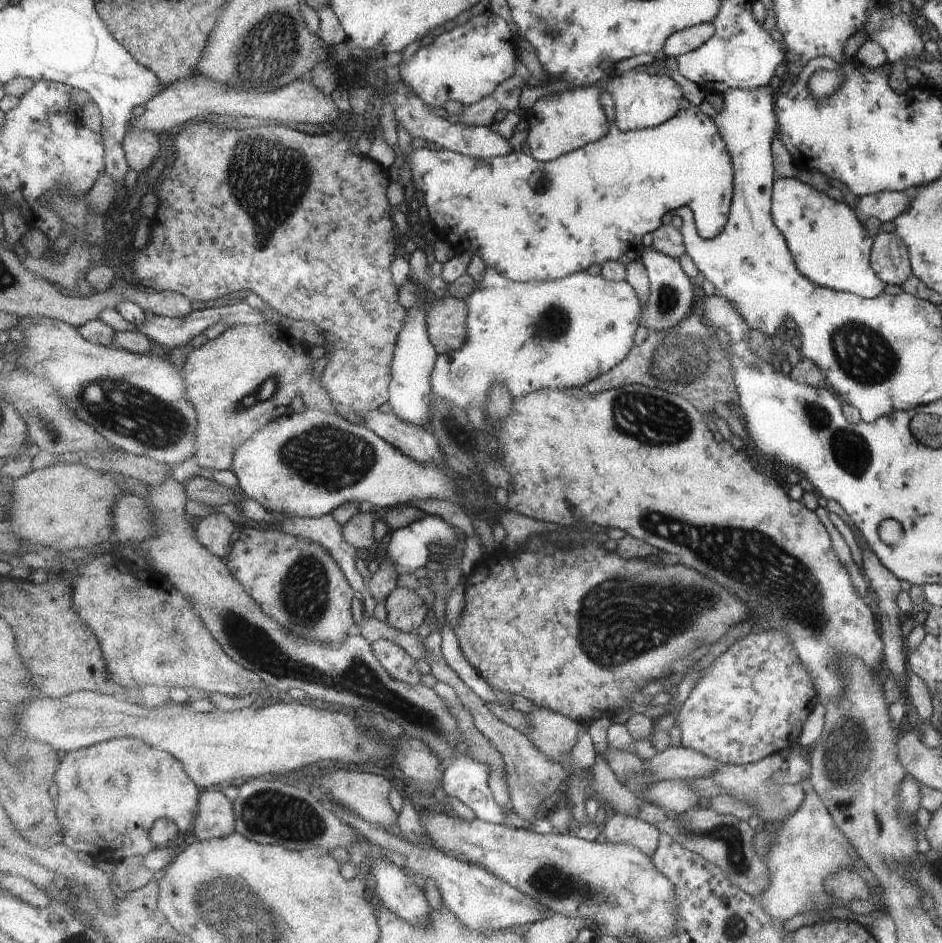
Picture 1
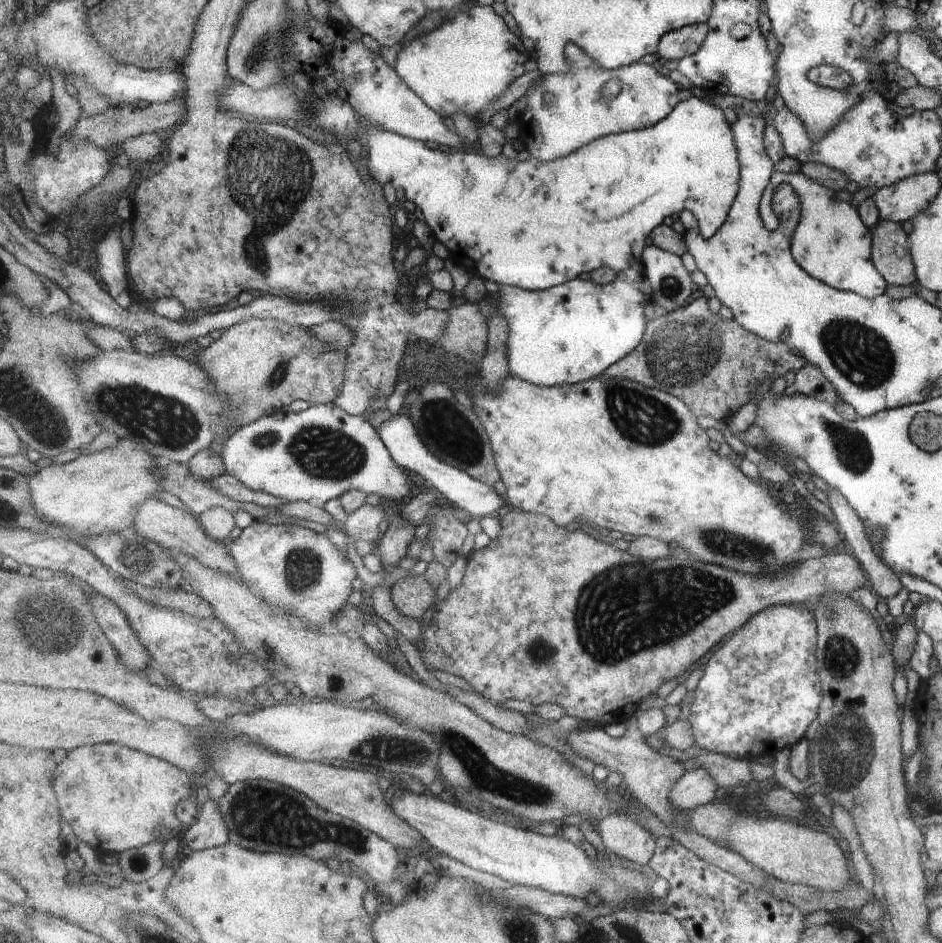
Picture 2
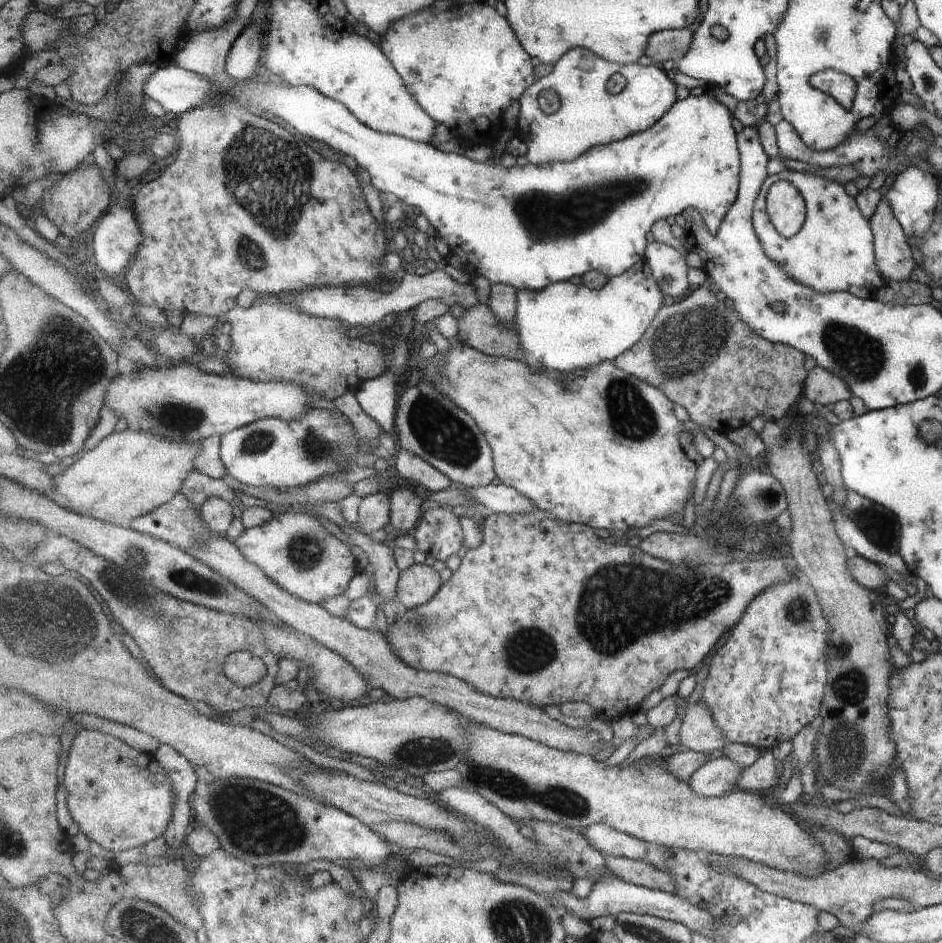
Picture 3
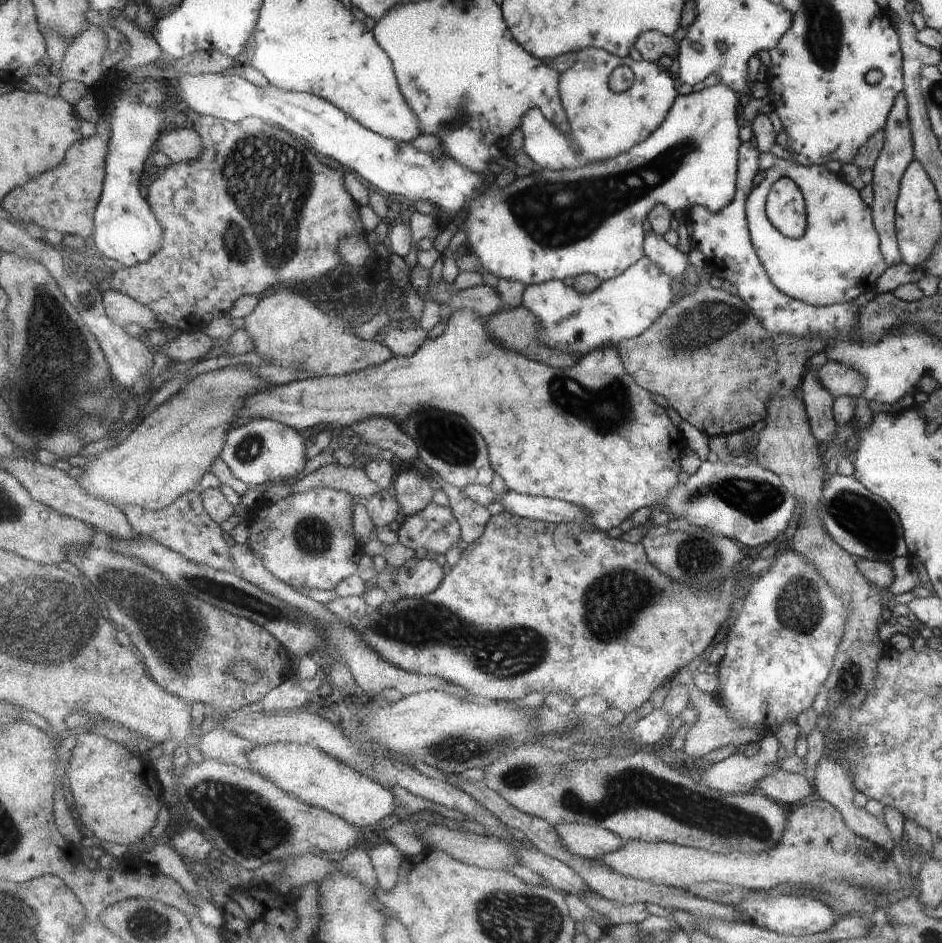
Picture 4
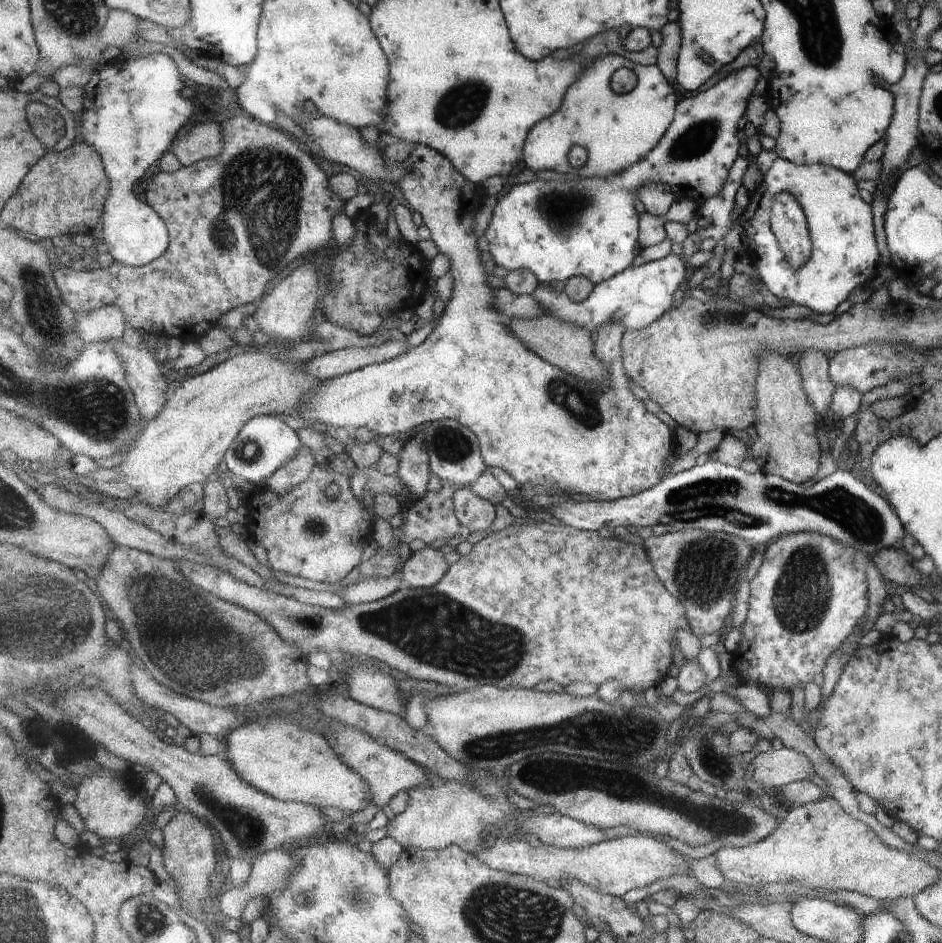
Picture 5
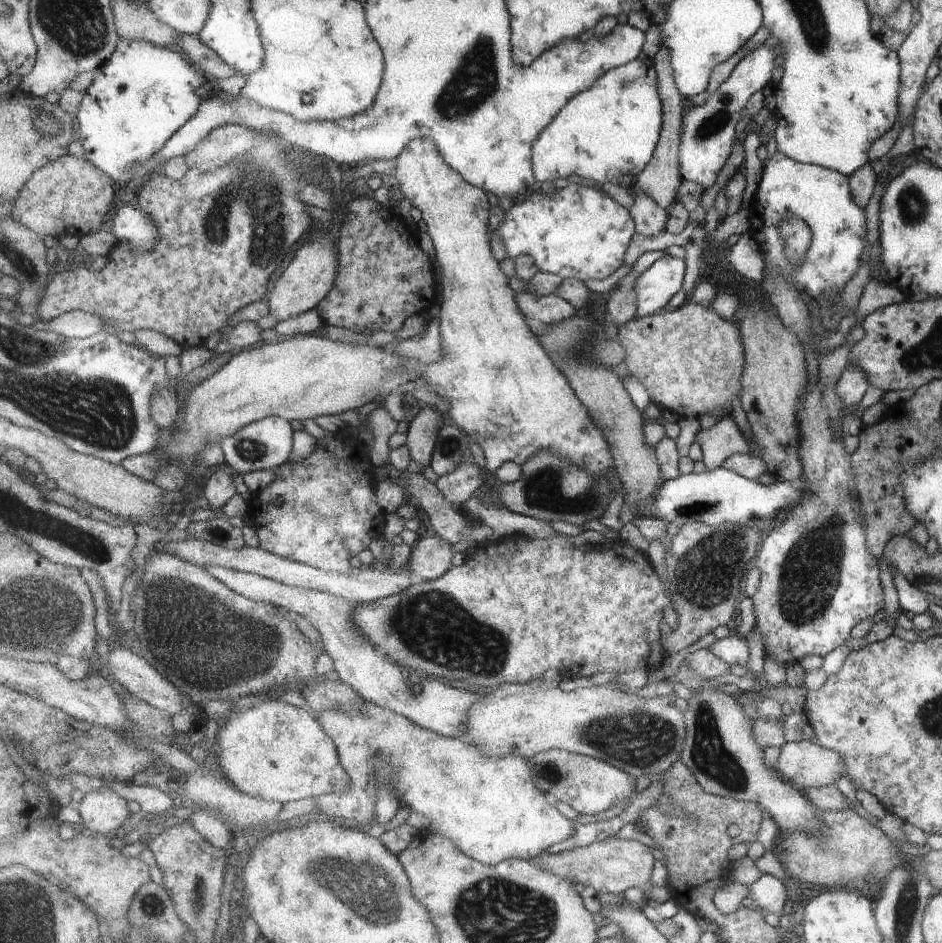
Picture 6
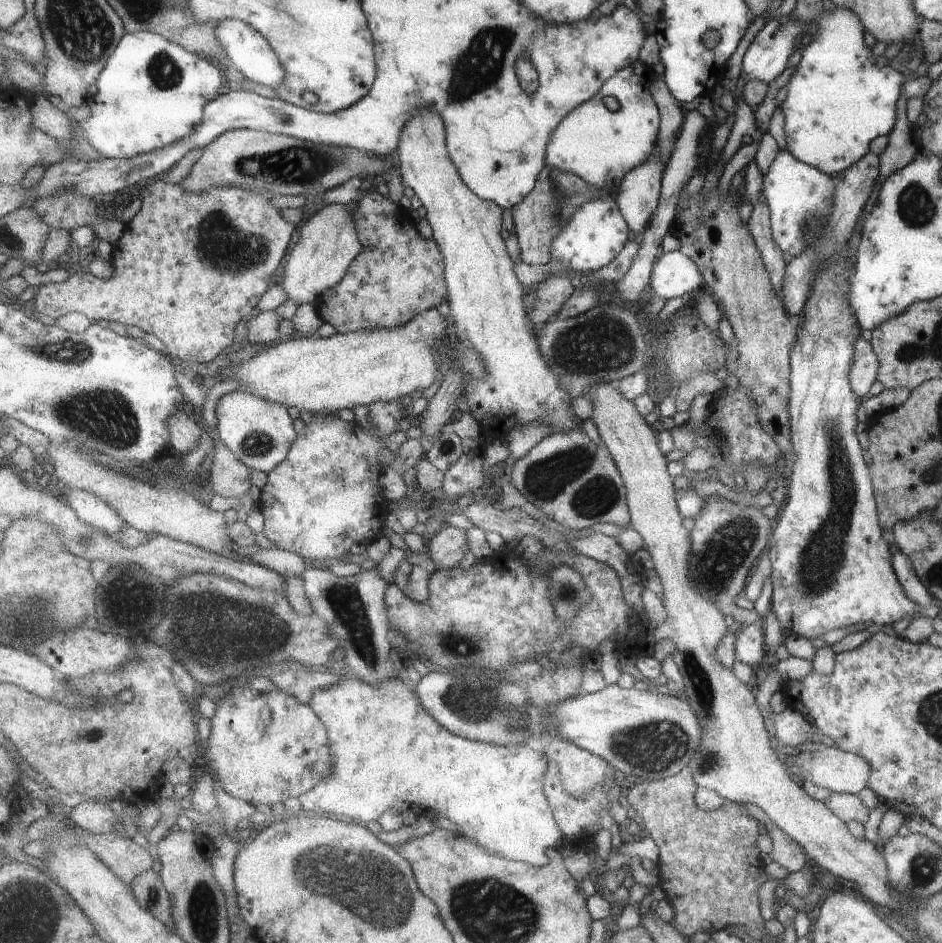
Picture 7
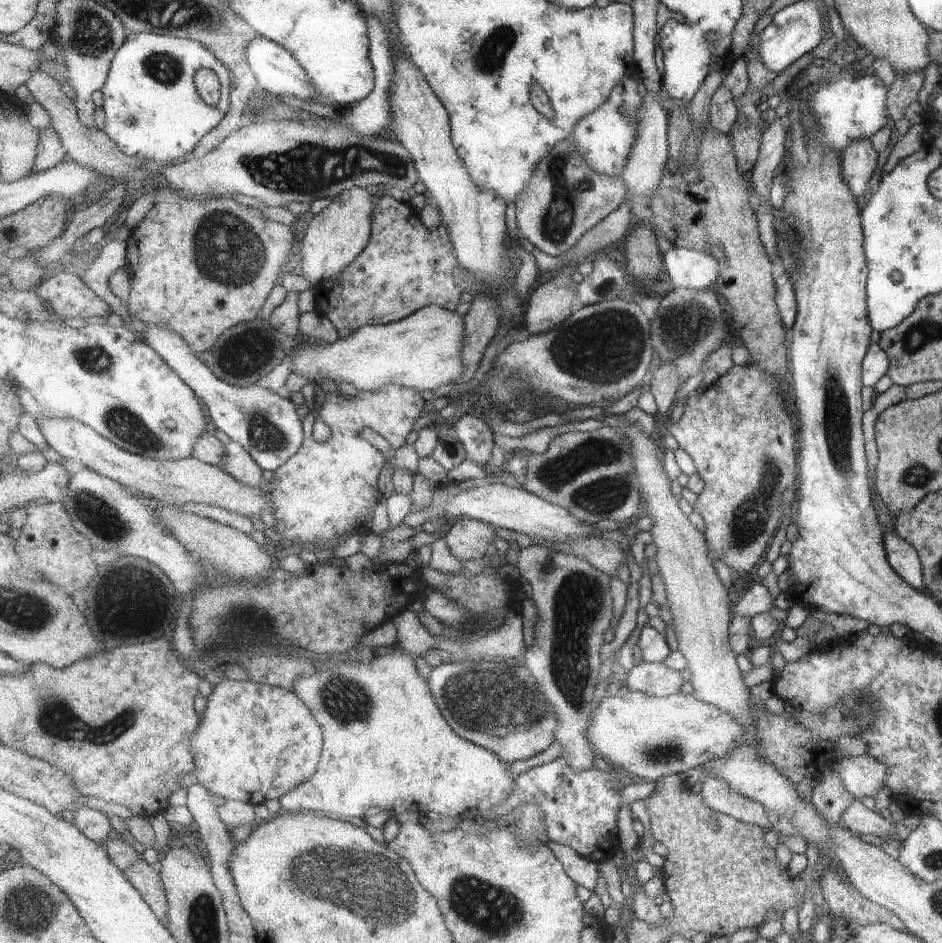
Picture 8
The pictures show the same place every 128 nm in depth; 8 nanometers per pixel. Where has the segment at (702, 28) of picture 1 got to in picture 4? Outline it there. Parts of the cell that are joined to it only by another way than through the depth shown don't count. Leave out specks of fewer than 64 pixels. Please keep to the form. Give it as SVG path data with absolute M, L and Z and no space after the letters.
M649 31L641 34L637 40L636 49L642 55L642 58L651 62L658 63L659 58L666 56L669 59L678 58L679 46L677 38L667 36L657 31Z

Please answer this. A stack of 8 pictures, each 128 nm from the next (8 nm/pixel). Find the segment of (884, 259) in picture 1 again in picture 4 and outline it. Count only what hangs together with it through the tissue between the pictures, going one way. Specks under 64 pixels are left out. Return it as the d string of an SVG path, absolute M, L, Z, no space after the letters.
M900 91L893 101L890 111L887 113L885 124L883 125L883 144L878 157L872 166L872 186L873 198L870 204L870 214L873 228L877 232L878 246L881 256L887 267L901 262L897 243L895 242L895 231L893 228L893 216L895 200L898 194L898 184L907 165L914 159L912 154L911 136L909 132L909 122L907 122L907 102L905 96Z

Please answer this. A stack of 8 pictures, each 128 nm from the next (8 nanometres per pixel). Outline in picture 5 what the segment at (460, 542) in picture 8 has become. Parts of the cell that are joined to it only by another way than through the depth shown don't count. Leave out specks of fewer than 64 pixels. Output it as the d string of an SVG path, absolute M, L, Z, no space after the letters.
M438 545L425 546L413 552L399 575L410 588L429 588L439 584L448 573L449 564L438 550Z

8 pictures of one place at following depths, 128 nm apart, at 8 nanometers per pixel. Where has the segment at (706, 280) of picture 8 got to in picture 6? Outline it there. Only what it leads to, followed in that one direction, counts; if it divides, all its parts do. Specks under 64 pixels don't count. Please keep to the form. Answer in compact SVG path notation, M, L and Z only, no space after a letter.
M665 254L659 258L641 278L637 278L637 313L645 318L659 312L669 304L669 300L683 290L687 264L685 260Z

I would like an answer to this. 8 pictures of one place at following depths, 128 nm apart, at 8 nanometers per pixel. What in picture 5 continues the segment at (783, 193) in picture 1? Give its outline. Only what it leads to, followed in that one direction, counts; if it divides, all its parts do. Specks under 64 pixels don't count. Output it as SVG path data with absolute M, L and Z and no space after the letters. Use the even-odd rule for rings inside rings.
M777 157L762 175L761 182L748 194L747 205L738 216L738 225L748 237L748 247L752 263L757 269L757 276L765 288L777 298L785 298L791 304L800 304L813 312L827 316L838 312L844 307L845 300L853 288L867 285L871 278L877 276L877 262L879 253L873 236L873 220L871 219L871 205L859 198L857 188L851 175L841 172L829 165L796 165L788 160ZM782 190L791 194L793 200L803 210L810 236L811 250L809 258L803 266L793 270L785 256L781 254L777 241L769 226L771 203L777 191Z

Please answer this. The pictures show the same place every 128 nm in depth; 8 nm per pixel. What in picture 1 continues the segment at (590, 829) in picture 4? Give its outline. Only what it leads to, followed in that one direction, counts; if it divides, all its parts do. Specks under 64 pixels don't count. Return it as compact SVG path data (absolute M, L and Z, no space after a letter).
M608 811L603 832L607 842L640 848L649 858L655 856L661 842L661 831L655 825L616 811Z

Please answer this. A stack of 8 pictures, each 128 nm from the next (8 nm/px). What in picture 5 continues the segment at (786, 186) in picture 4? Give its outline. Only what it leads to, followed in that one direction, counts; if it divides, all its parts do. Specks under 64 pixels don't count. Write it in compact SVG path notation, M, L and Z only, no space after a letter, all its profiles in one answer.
M777 191L772 199L769 226L787 264L797 270L809 258L810 236L803 210L791 194Z

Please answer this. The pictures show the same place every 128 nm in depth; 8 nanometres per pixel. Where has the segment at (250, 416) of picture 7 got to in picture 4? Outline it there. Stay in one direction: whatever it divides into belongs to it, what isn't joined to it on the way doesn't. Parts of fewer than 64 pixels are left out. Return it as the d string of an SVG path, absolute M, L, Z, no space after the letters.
M253 419L229 431L220 458L230 472L248 487L266 487L301 474L307 466L307 446L303 434L299 434L293 427L277 420Z

